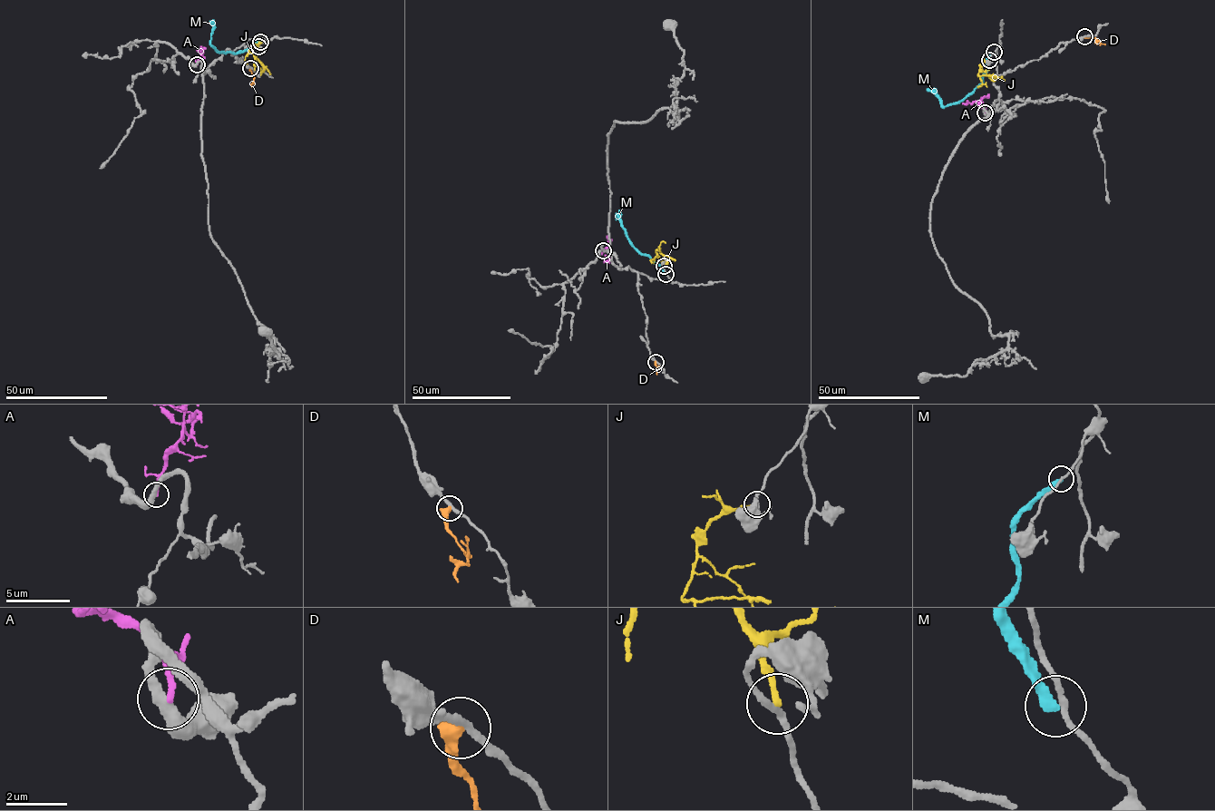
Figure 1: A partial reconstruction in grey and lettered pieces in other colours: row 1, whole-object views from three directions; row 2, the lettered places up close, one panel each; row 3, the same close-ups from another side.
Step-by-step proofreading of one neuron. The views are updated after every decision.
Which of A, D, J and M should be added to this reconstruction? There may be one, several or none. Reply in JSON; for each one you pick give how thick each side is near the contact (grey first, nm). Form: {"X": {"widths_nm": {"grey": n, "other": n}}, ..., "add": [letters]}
{"add": []}

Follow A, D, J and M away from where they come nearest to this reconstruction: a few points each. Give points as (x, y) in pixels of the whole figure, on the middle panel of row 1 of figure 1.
A: (603, 250), (607, 249), (610, 255), (608, 259), (603, 262)
D: (656, 362), (658, 368), (656, 374)
J: (663, 266), (656, 249), (668, 258), (665, 266)
M: (665, 274), (647, 255), (636, 249), (617, 216), (618, 210)

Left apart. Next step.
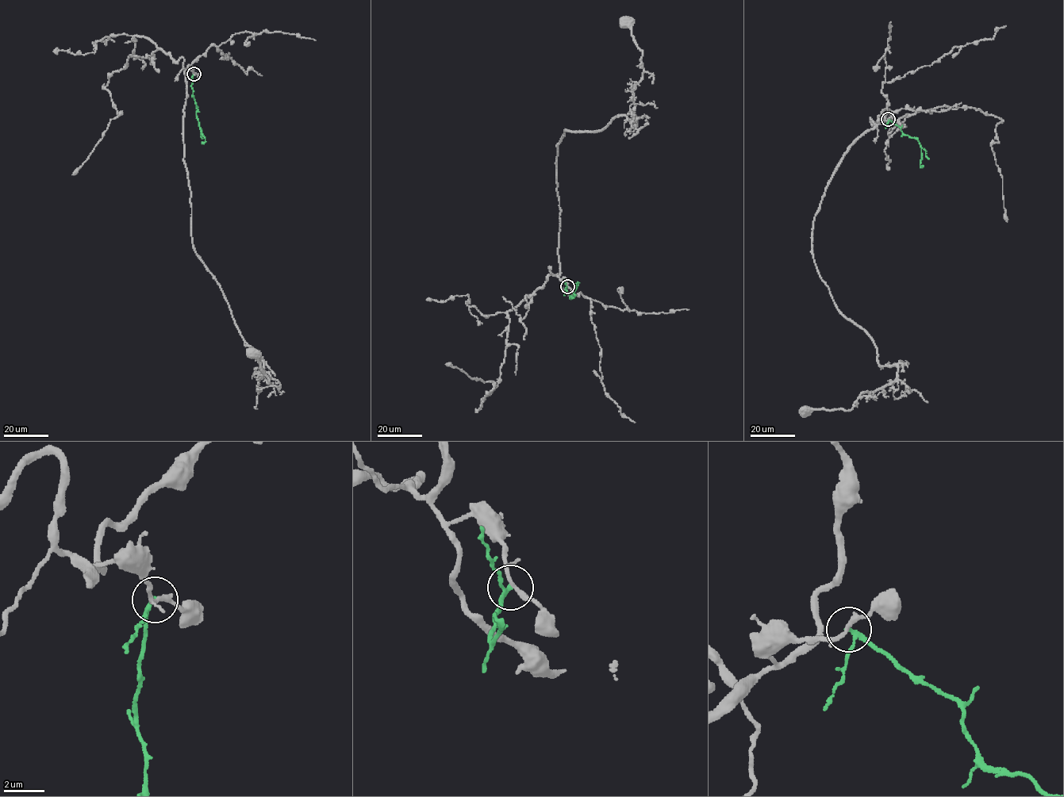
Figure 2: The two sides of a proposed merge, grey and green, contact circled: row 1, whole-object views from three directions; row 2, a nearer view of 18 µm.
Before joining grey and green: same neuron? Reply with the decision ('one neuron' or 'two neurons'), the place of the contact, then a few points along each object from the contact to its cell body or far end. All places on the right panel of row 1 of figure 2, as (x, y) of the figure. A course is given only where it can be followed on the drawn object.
two neurons; place (888, 119); course grey (888, 119), (832, 176), (812, 254), (837, 310), (897, 377), (848, 411), (803, 409); course green (888, 119), (900, 128), (902, 133), (915, 137), (919, 142), (921, 147), (919, 164), (923, 165)

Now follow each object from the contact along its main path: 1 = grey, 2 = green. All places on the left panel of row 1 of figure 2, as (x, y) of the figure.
1: (193, 74), (186, 69), (183, 117), (193, 248), (268, 383), (253, 350)
2: (193, 74), (192, 88), (197, 119), (205, 141), (201, 142)

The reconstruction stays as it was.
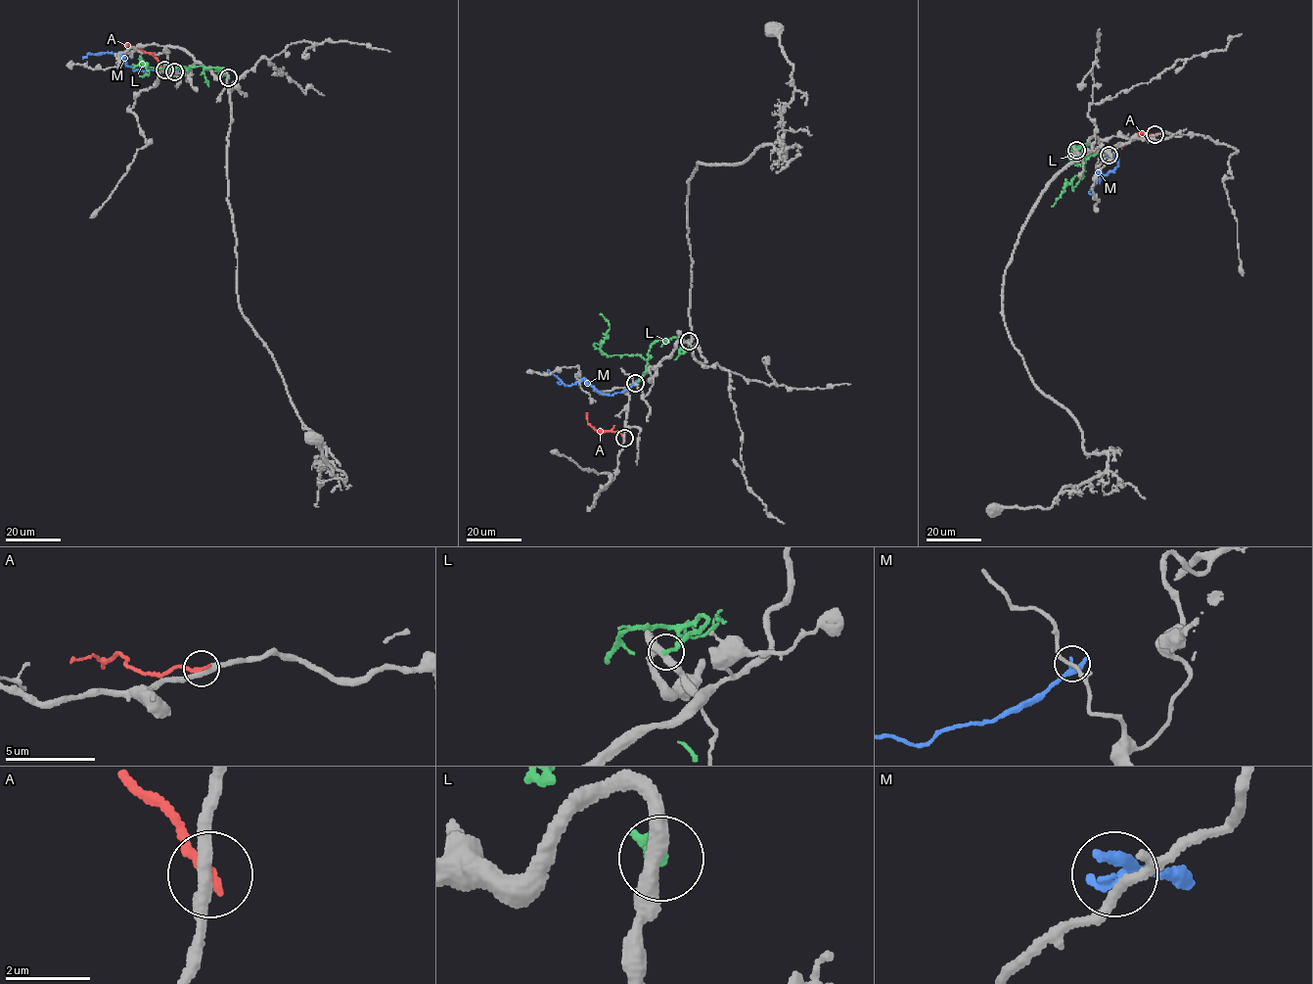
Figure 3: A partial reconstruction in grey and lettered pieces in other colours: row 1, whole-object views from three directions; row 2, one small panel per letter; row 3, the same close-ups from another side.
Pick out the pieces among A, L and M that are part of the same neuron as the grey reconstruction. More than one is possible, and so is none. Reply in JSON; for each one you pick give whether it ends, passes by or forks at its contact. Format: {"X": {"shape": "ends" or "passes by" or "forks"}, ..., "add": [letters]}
{"add": []}

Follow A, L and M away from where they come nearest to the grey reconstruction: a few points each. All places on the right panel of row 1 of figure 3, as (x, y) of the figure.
A: (1154, 134), (1142, 132), (1121, 149)
L: (1076, 150), (1082, 145), (1067, 153), (1069, 159), (1087, 157), (1082, 161), (1083, 178), (1071, 179), (1051, 206)
M: (1109, 155), (1115, 156), (1117, 166), (1108, 173), (1098, 172), (1101, 175), (1089, 192), (1092, 197)

